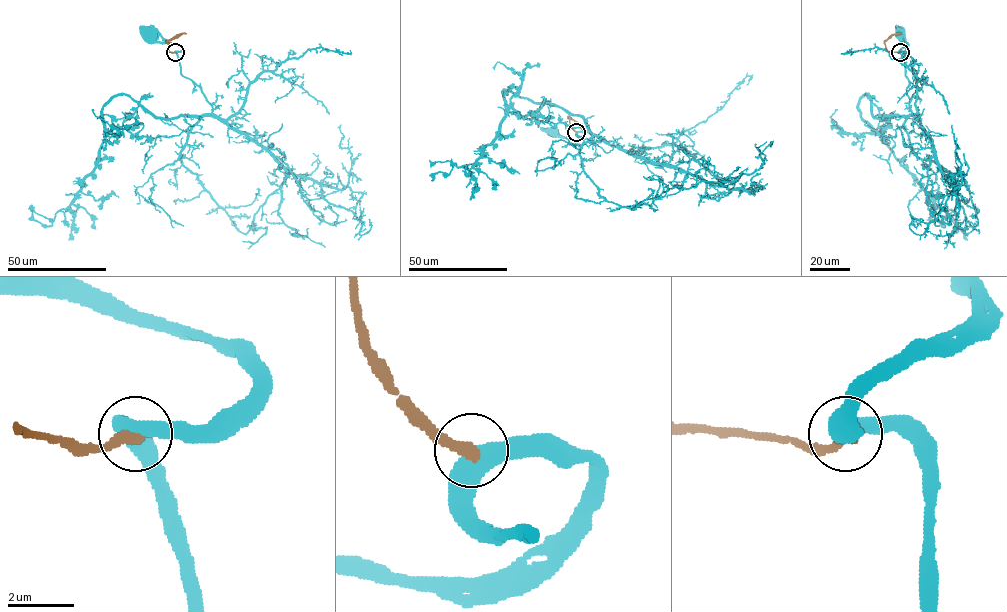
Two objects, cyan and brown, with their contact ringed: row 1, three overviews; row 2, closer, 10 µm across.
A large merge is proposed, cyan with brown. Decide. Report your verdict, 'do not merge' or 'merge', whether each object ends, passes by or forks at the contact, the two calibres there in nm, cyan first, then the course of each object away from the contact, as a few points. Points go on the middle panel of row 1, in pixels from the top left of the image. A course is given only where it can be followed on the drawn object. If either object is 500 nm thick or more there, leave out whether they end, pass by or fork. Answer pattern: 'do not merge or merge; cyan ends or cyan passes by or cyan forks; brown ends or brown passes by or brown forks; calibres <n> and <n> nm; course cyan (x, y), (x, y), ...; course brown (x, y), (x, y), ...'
do not merge; cyan passes by; brown ends; calibres 480 and 320 nm; course cyan (576, 131), (584, 134), (577, 139), (569, 139), (552, 130); course brown (576, 131), (568, 116), (587, 132)

